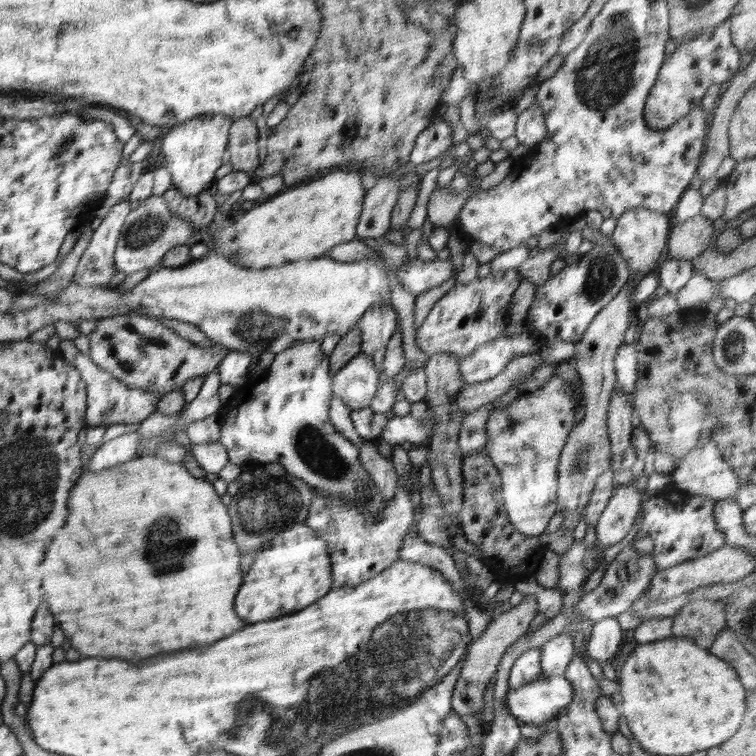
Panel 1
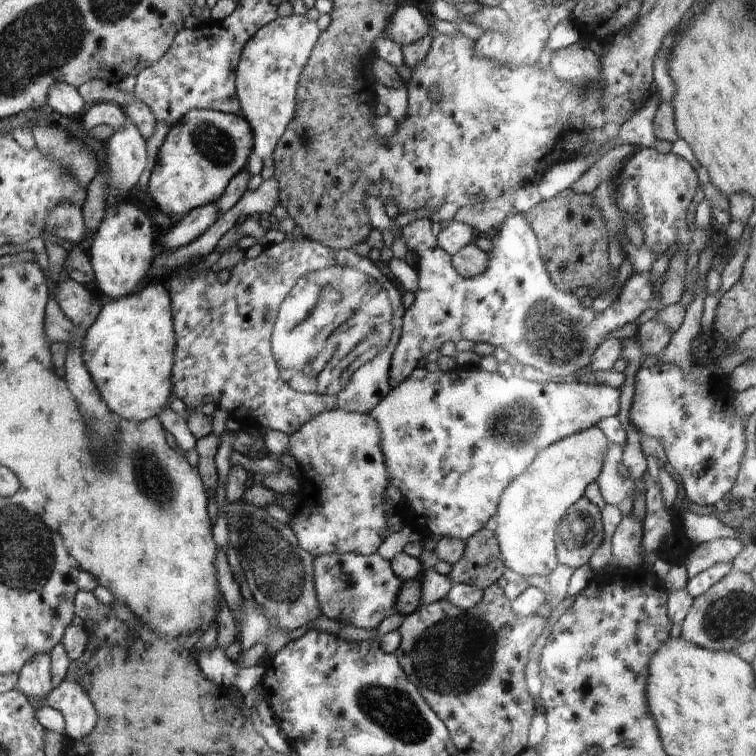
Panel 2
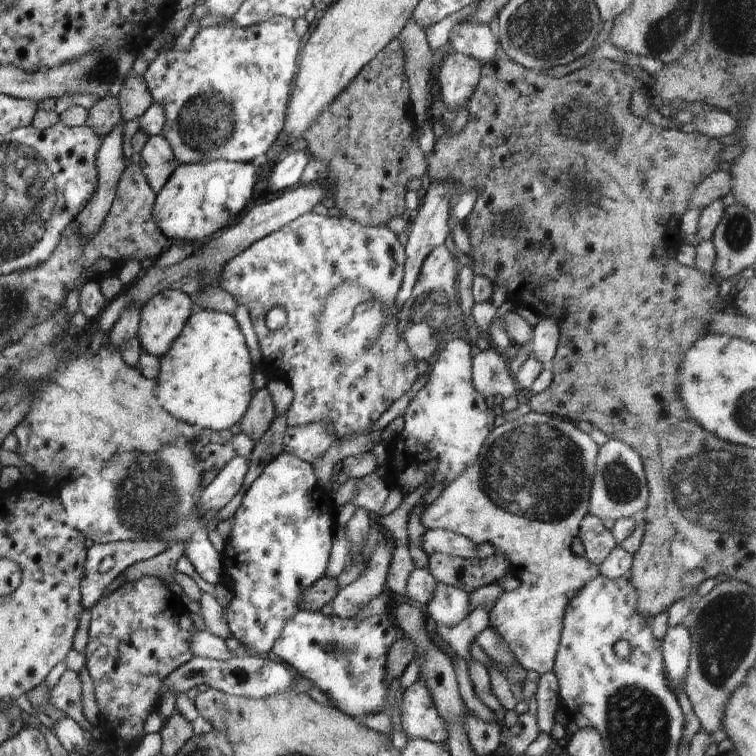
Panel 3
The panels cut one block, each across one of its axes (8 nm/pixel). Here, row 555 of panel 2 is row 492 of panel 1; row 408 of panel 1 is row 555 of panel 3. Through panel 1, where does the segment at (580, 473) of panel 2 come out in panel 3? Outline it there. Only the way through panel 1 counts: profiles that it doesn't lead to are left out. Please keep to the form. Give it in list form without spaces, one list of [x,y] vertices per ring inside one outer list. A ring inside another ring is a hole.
[[[531,410],[528,414],[519,416],[515,420],[506,421],[500,426],[495,426],[486,437],[486,440],[484,440],[476,462],[443,488],[442,494],[439,494],[439,497],[429,507],[424,508],[424,512],[421,514],[421,523],[427,529],[444,529],[455,532],[469,538],[475,545],[492,544],[495,548],[494,557],[501,555],[509,560],[510,572],[520,581],[520,586],[512,591],[503,591],[498,597],[494,606],[489,610],[489,626],[494,628],[499,634],[501,640],[512,651],[512,655],[520,666],[523,666],[527,671],[538,672],[540,675],[553,670],[560,644],[562,619],[568,602],[572,600],[572,597],[581,587],[586,586],[589,580],[599,575],[598,565],[592,564],[584,557],[575,556],[570,548],[574,537],[579,536],[581,520],[588,514],[591,486],[595,475],[595,461],[599,447],[593,438],[580,430],[574,422],[562,419],[556,415],[547,415]]]

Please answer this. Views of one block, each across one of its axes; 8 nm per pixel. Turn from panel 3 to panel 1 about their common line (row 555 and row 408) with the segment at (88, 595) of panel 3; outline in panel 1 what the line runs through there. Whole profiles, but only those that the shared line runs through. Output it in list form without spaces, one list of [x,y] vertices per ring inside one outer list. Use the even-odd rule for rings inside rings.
[[[80,351],[74,355],[74,361],[71,365],[80,370],[82,380],[86,383],[86,426],[102,425],[102,427],[108,427],[113,424],[141,422],[154,413],[158,402],[166,396],[164,391],[128,388],[121,381],[116,380],[110,372],[98,368],[89,355],[84,355]]]

